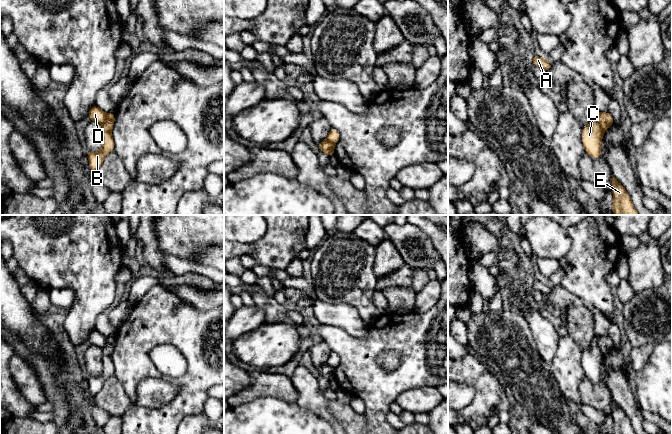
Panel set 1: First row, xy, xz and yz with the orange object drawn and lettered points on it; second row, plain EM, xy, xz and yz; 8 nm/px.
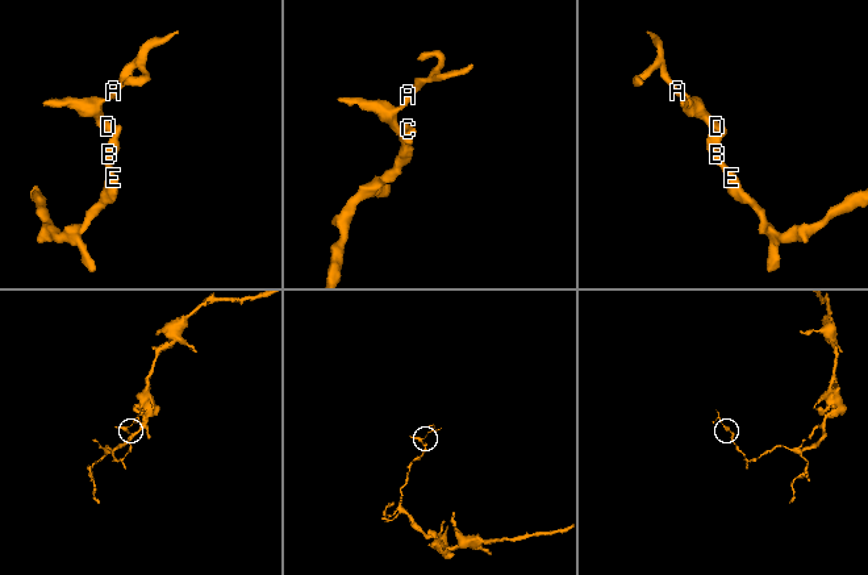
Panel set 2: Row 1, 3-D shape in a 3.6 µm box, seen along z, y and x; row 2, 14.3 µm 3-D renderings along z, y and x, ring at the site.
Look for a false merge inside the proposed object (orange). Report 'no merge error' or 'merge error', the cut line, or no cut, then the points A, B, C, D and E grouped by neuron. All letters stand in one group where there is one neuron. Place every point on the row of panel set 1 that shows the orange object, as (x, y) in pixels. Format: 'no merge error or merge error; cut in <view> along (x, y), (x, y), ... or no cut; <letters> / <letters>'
merge error; cut in yz along (595, 112), (597, 122), (603, 131); A D / B C E

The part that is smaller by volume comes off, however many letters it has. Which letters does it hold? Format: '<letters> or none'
A, D

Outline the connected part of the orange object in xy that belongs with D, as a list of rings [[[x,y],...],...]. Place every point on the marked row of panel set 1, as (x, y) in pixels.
[[[93,105],[90,108],[87,117],[90,119],[90,121],[95,121],[95,122],[98,122],[98,123],[100,123],[102,125],[106,121],[106,114],[104,113],[104,111],[101,108],[99,108],[96,105]]]

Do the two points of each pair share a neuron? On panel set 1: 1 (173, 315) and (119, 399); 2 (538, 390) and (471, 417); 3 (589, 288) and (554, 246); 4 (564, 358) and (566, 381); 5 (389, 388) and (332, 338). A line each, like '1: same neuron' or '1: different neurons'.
1: different neurons
2: different neurons
3: different neurons
4: same neuron
5: same neuron

